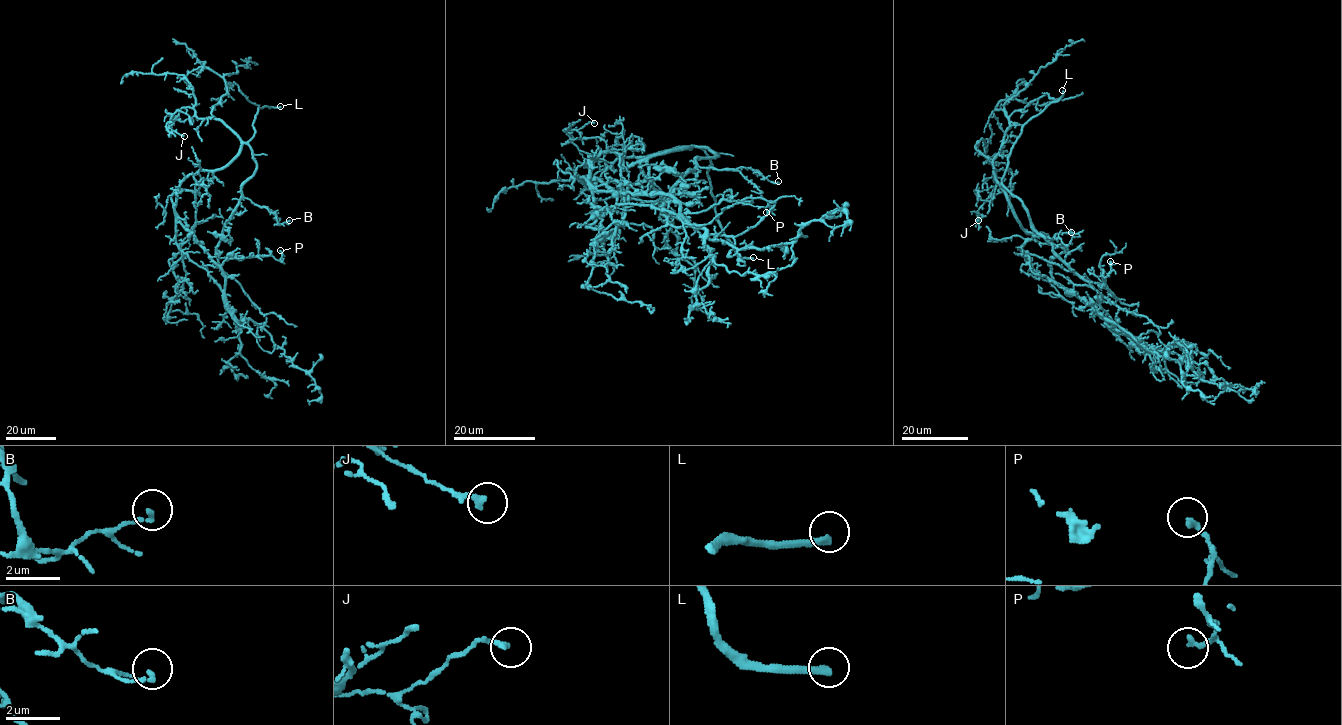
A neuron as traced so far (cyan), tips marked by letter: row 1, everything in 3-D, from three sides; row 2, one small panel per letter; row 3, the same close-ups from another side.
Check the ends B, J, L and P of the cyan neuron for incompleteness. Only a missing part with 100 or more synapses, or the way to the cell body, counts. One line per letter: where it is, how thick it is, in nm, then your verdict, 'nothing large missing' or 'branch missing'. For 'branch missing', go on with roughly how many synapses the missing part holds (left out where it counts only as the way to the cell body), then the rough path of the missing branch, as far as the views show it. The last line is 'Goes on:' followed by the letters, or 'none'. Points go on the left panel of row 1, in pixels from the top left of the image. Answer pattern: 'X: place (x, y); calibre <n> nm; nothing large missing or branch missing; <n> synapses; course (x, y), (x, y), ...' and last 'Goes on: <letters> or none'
B: place (289, 220); calibre 160 nm; nothing large missing
J: place (184, 136); calibre 220 nm; nothing large missing
L: place (280, 106); calibre 280 nm; branch missing; course (280, 106), (309, 113), (328, 127), (335, 124)
P: place (280, 250); calibre 180 nm; nothing large missing
Goes on: L

